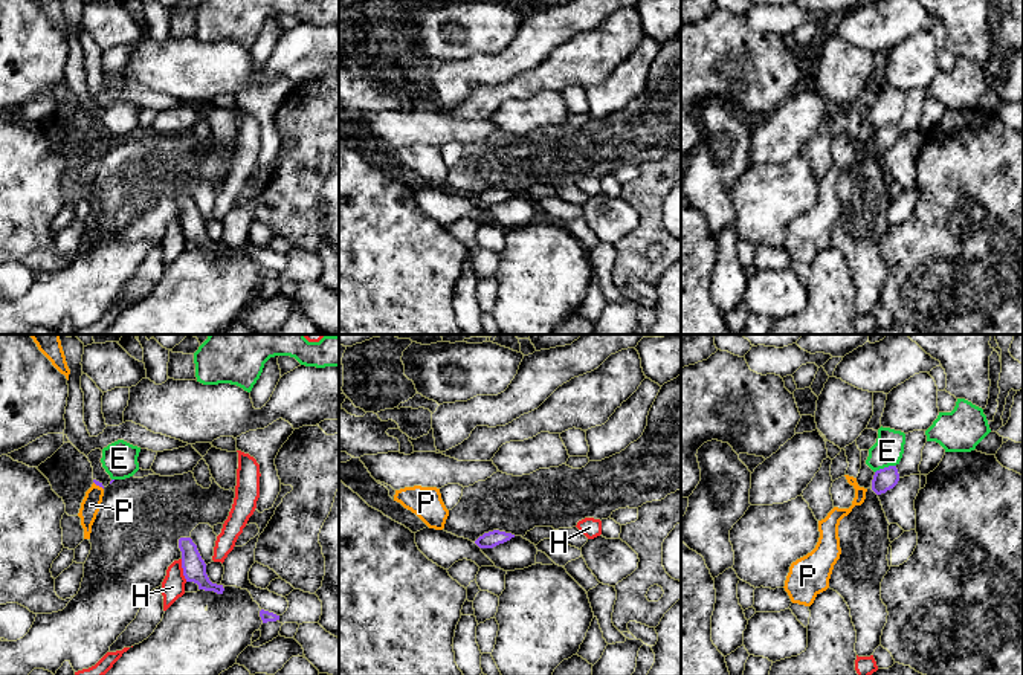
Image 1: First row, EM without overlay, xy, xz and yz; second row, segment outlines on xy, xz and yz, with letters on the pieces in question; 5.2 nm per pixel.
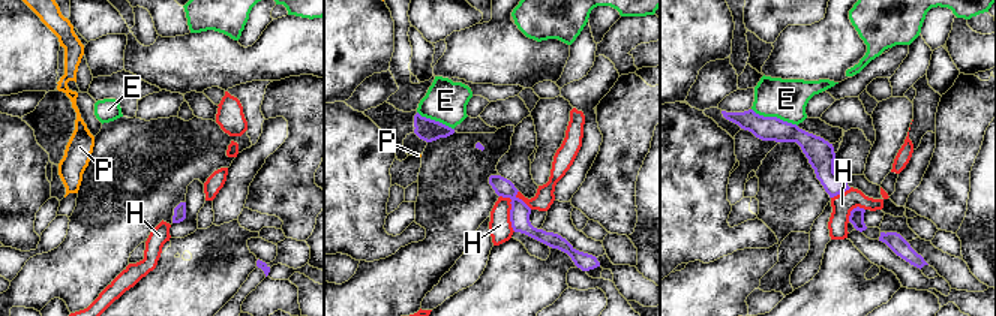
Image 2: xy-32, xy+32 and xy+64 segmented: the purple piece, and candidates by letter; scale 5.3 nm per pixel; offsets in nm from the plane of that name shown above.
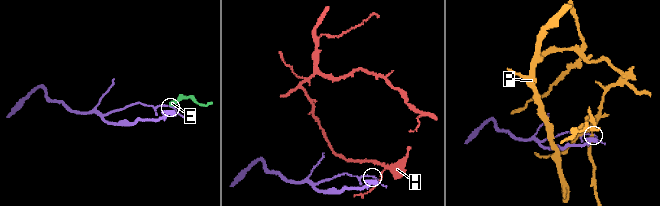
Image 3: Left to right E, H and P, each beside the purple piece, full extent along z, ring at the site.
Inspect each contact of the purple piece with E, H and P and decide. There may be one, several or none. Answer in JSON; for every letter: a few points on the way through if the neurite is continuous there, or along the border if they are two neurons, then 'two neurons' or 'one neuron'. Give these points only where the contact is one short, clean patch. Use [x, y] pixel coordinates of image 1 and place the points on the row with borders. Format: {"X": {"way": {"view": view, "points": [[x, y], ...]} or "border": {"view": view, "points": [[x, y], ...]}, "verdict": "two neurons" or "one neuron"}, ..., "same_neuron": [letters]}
{"E": {"border": {"view": "yz", "points": [[895, 465], [880, 468], [875, 472]]}, "verdict": "two neurons"}, "H": {"border": {"view": "xy", "points": [[180, 559], [187, 581]]}, "verdict": "two neurons"}, "P": {"border": {"view": "xy", "points": [[93, 481], [103, 489]]}, "verdict": "two neurons"}, "same_neuron": []}

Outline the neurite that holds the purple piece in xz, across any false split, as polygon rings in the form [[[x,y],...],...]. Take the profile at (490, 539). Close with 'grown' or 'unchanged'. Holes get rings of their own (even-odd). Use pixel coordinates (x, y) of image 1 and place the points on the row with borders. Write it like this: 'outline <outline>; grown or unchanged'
outline [[[493,530],[489,533],[484,533],[482,536],[479,536],[475,544],[479,548],[493,548],[499,544],[504,544],[507,541],[510,541],[512,538],[515,538],[515,535],[512,533],[505,533],[505,531],[499,531],[499,530]]]; unchanged

